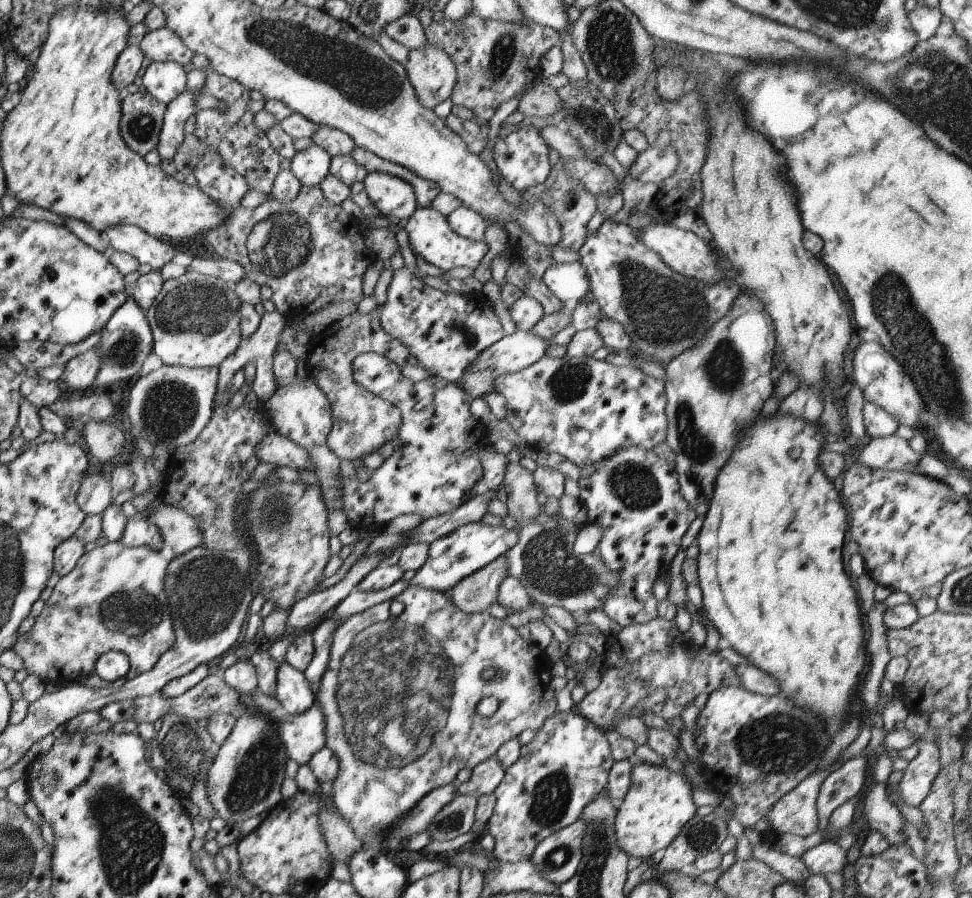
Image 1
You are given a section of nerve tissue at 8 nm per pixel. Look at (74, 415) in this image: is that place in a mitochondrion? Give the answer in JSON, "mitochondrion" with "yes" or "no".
{"mitochondrion":"no"}

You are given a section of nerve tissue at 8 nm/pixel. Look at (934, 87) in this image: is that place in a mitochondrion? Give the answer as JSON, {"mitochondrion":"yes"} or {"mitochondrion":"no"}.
{"mitochondrion":"yes"}

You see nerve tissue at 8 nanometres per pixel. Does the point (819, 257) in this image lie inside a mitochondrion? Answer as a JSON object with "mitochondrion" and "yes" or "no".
{"mitochondrion":"no"}

